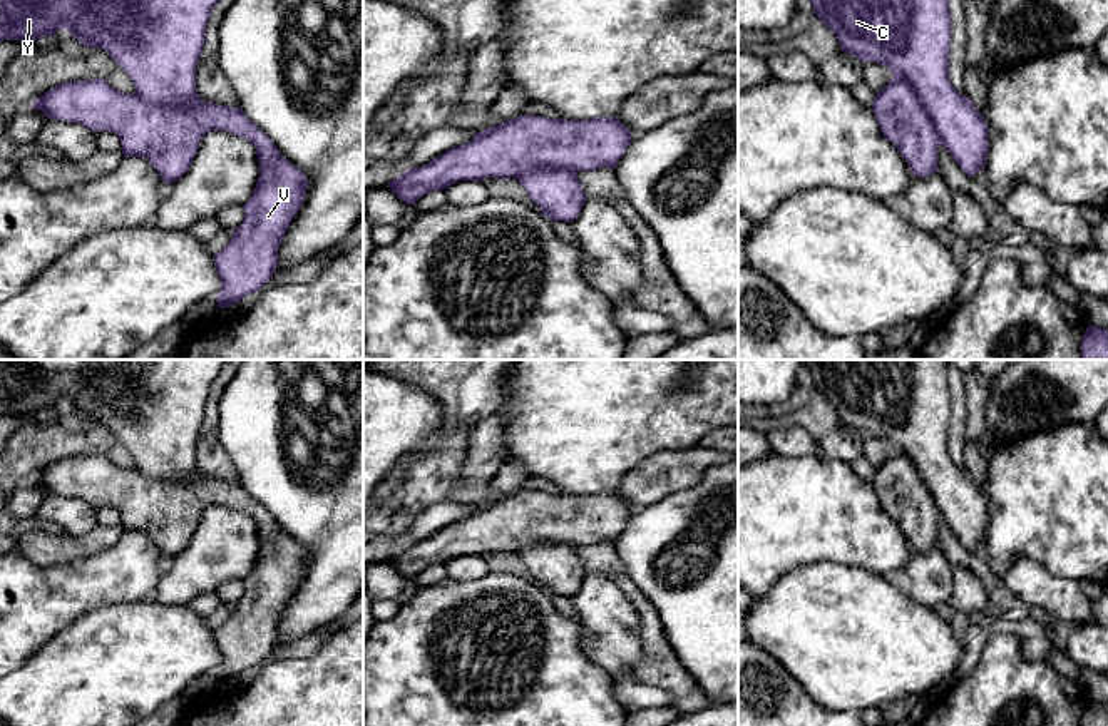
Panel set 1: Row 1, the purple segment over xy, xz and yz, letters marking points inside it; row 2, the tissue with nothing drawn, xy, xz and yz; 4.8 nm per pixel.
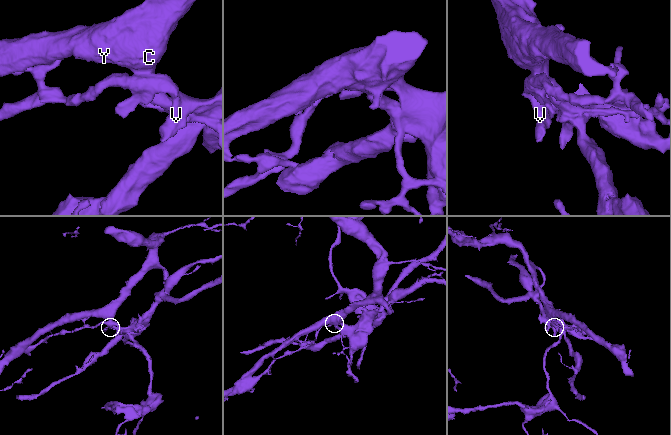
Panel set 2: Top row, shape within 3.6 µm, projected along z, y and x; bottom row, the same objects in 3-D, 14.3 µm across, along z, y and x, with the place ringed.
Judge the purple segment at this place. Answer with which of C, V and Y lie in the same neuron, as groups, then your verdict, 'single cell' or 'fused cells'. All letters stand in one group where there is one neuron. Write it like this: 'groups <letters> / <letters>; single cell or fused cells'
groups C Y / V; fused cells

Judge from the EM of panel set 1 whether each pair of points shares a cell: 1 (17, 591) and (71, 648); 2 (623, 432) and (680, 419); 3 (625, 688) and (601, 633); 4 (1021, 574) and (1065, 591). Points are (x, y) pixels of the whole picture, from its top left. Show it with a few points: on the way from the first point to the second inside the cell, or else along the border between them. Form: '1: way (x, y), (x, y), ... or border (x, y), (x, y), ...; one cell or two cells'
1: border (89, 611), (61, 629), (27, 659); two cells
2: way (636, 419), (666, 419); one cell
3: border (630, 673), (613, 681); two cells
4: way (1031, 584), (1041, 591), (1055, 591); one cell

